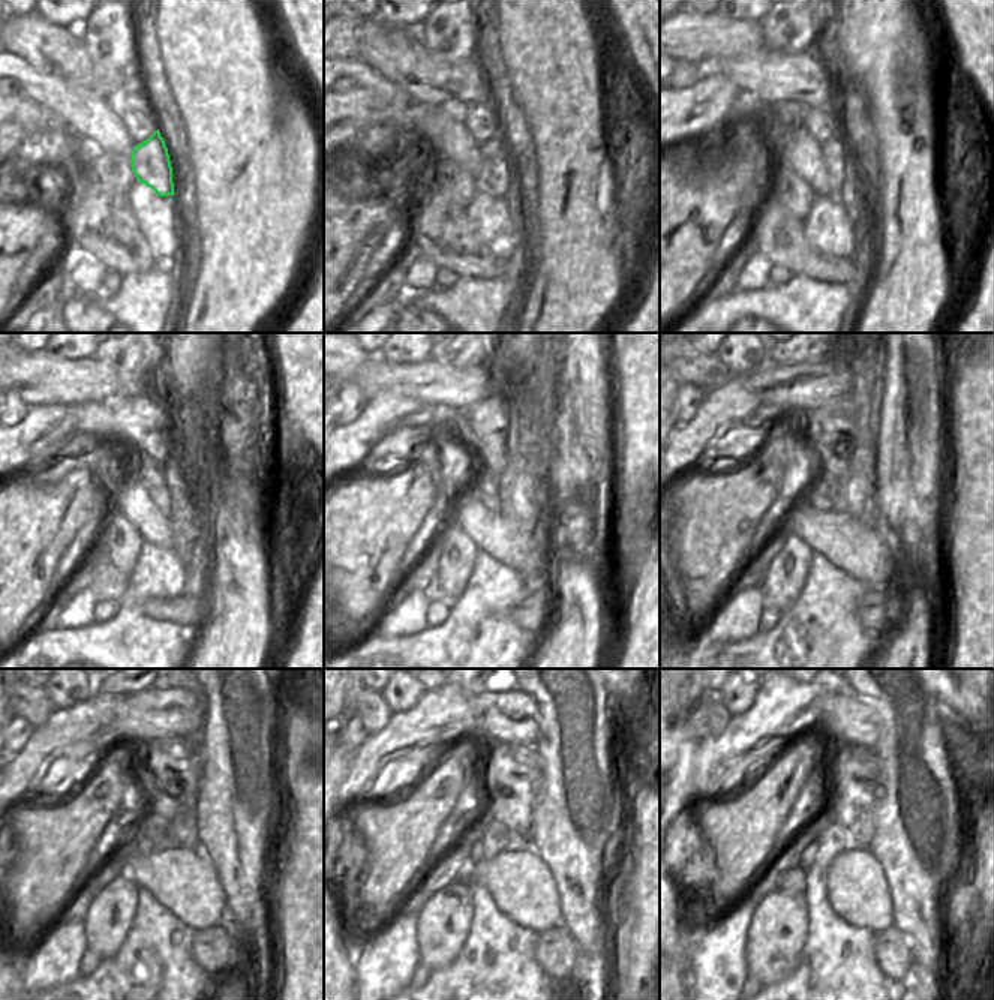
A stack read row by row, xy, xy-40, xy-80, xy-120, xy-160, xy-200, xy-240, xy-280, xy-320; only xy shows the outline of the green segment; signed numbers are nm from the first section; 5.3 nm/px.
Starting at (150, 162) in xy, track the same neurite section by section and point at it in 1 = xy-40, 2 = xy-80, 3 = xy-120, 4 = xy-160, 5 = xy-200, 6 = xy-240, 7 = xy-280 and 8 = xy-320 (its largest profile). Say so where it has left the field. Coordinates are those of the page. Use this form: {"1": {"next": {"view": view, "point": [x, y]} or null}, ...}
{"1": {"next": {"view": "xy-40", "point": [495, 170]}}, "2": {"next": {"view": "xy-80", "point": [834, 150]}}, "3": {"next": {"view": "xy-120", "point": [161, 497]}}, "4": {"next": {"view": "xy-160", "point": [492, 502]}}, "5": {"next": {"view": "xy-200", "point": [817, 502]}}, "6": {"next": {"view": "xy-240", "point": [143, 846]}}, "7": {"next": {"view": "xy-280", "point": [477, 849]}}, "8": {"next": {"view": "xy-320", "point": [810, 853]}}}

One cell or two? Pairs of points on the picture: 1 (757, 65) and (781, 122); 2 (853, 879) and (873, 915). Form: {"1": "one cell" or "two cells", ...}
{"1": "two cells", "2": "one cell"}

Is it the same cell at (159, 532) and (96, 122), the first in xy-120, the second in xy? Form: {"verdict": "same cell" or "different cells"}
{"verdict": "same cell"}

